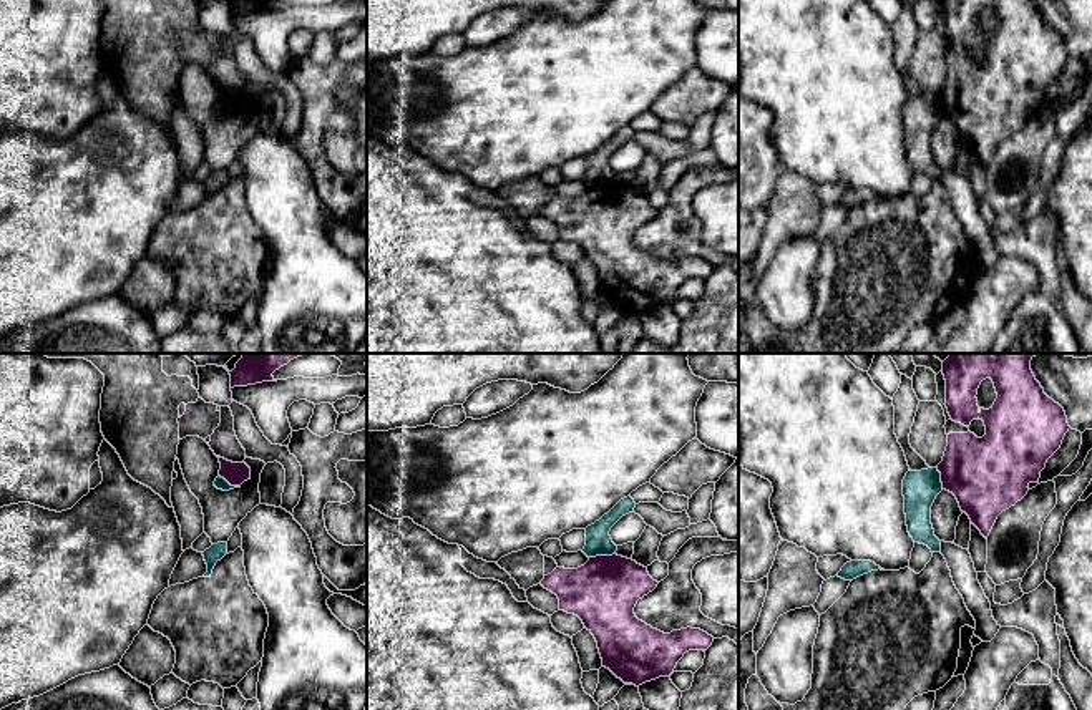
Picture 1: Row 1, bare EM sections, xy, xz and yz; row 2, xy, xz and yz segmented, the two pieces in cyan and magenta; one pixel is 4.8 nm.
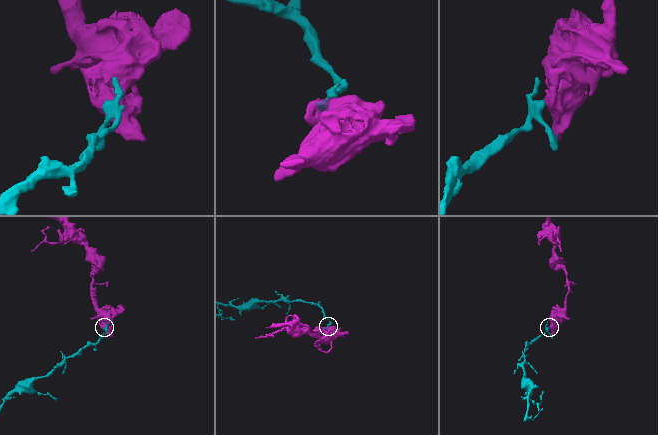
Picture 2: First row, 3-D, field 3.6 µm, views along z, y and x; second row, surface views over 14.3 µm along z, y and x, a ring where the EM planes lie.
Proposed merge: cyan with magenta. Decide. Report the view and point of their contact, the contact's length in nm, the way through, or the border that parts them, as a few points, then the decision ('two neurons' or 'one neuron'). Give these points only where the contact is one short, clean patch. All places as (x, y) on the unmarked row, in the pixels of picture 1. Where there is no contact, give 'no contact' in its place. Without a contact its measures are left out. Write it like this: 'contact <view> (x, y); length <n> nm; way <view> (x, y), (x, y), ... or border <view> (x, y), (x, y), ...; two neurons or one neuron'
contact xz (601, 183); length 130 nm; border xz (614, 181), (589, 186); two neurons

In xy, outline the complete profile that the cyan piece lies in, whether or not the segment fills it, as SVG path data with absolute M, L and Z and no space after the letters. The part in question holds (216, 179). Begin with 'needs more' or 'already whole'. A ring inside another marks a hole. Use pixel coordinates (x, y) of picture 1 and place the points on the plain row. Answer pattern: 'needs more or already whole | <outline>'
already whole | M227 171L212 173L209 178L202 181L204 189L207 192L207 201L204 202L204 206L211 206L216 191L221 189L226 182L227 182Z

